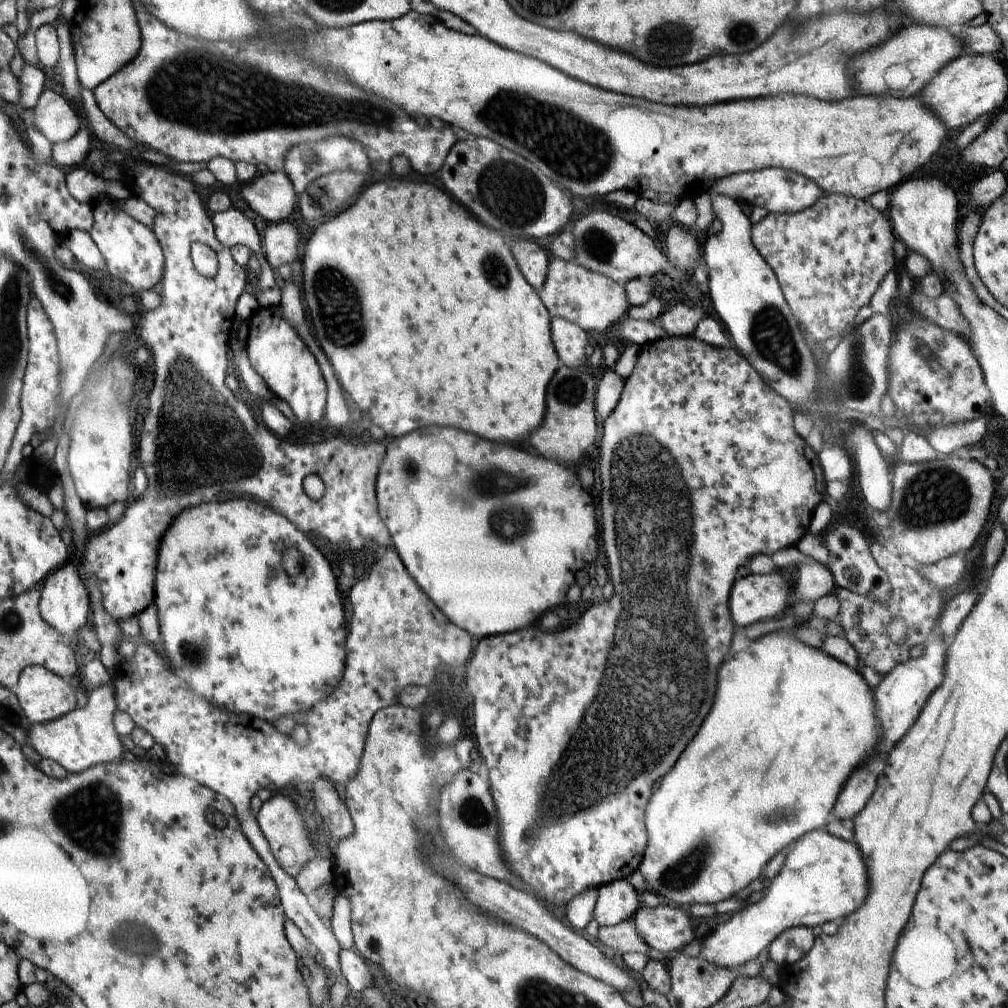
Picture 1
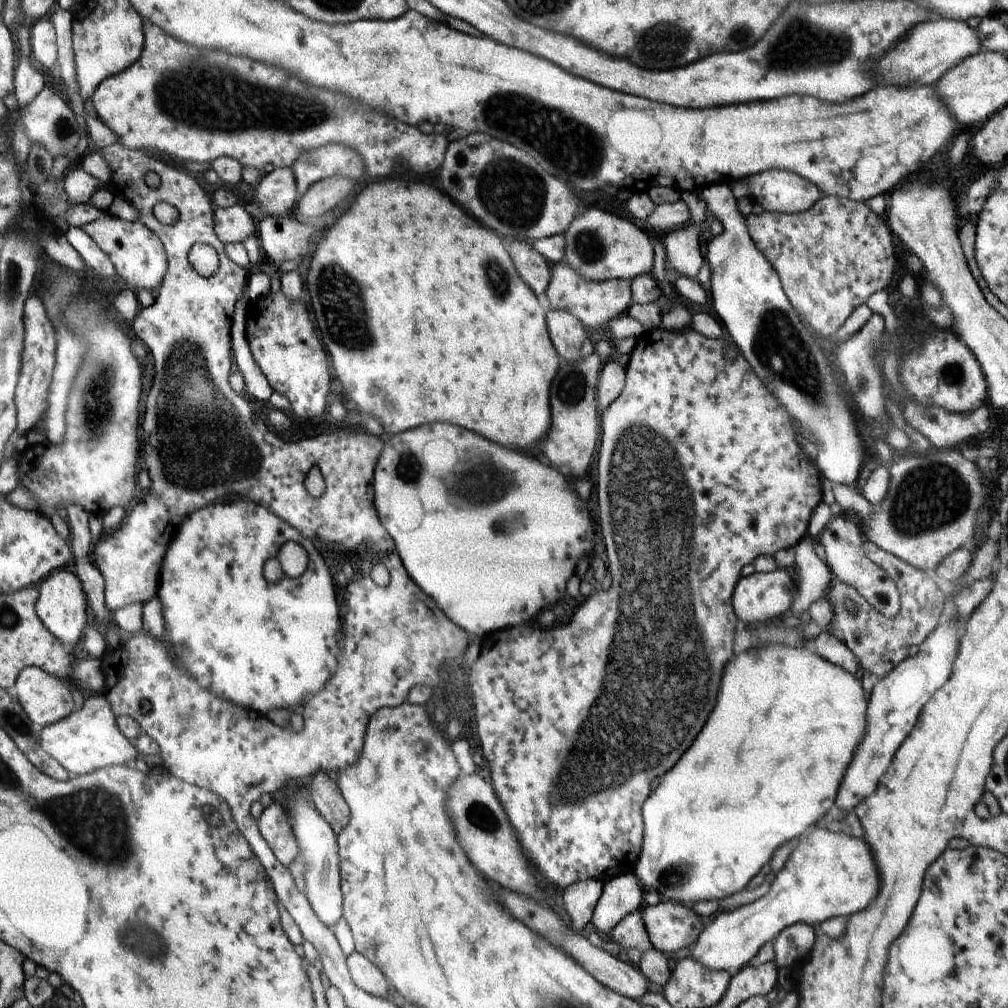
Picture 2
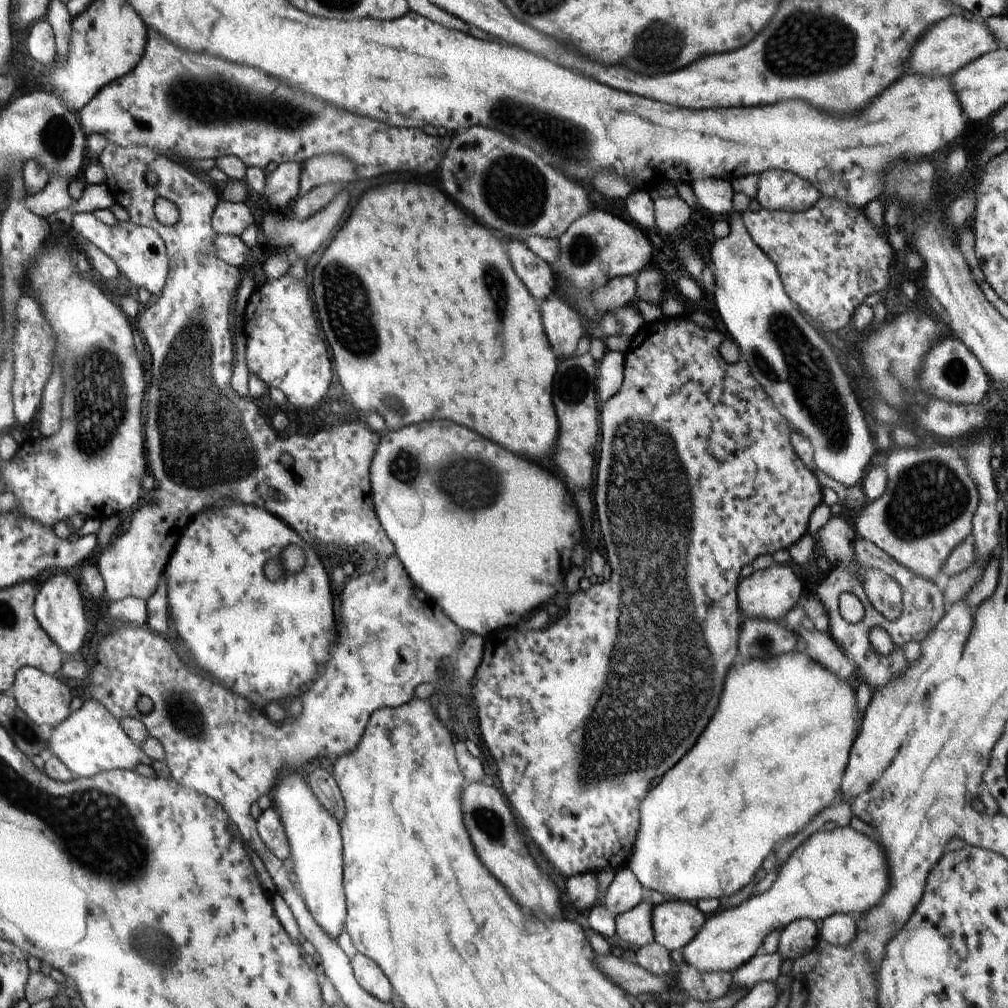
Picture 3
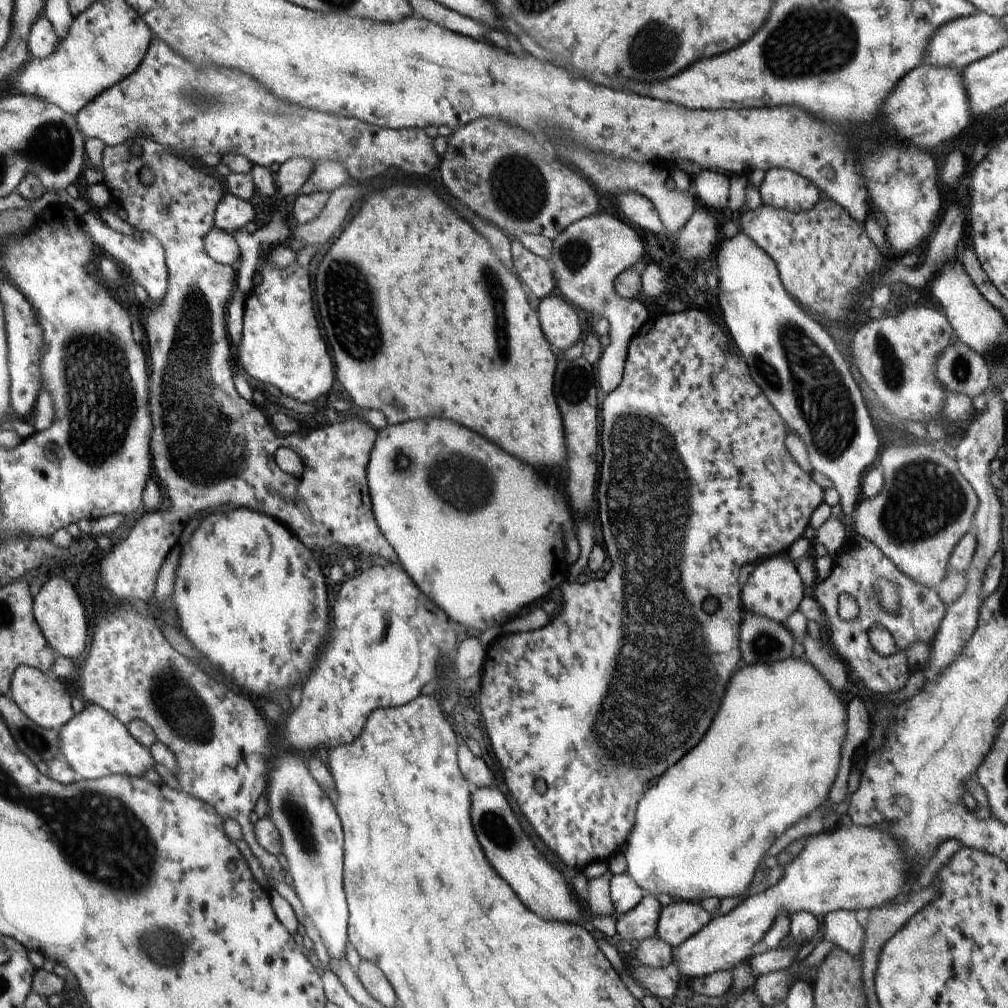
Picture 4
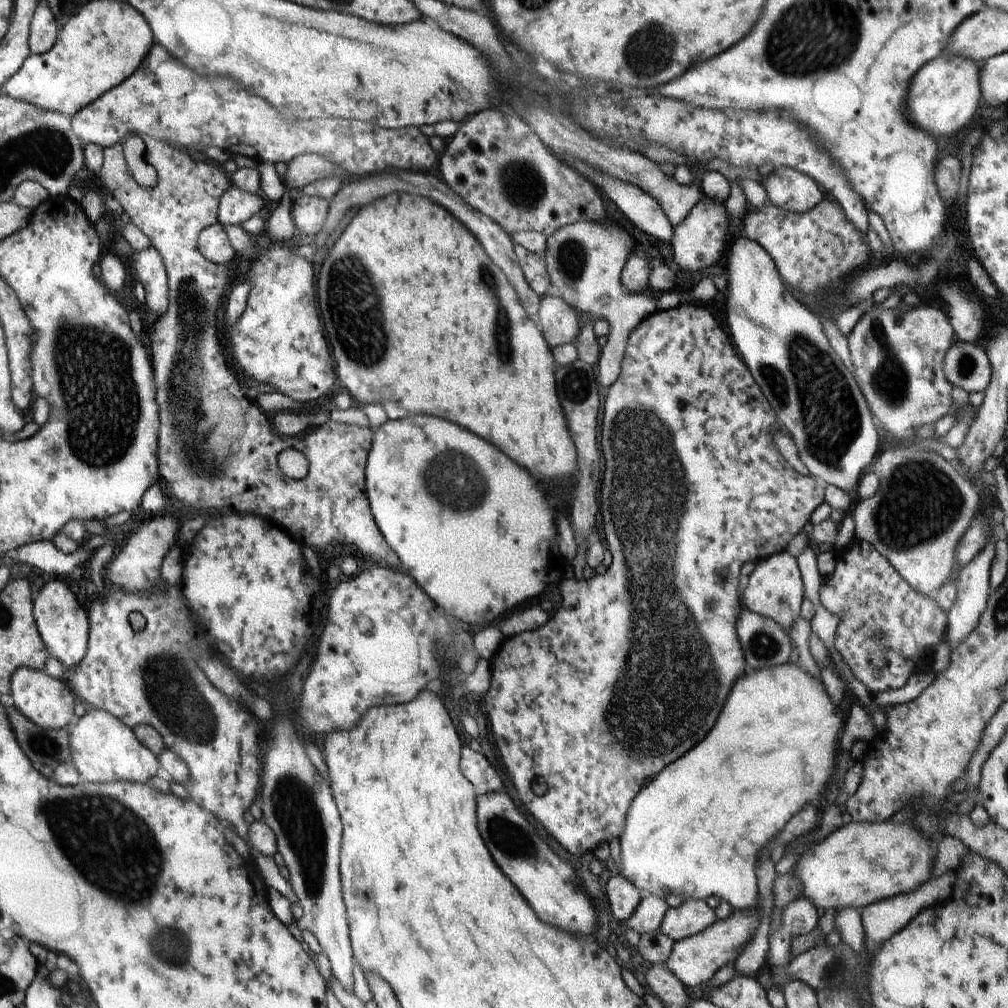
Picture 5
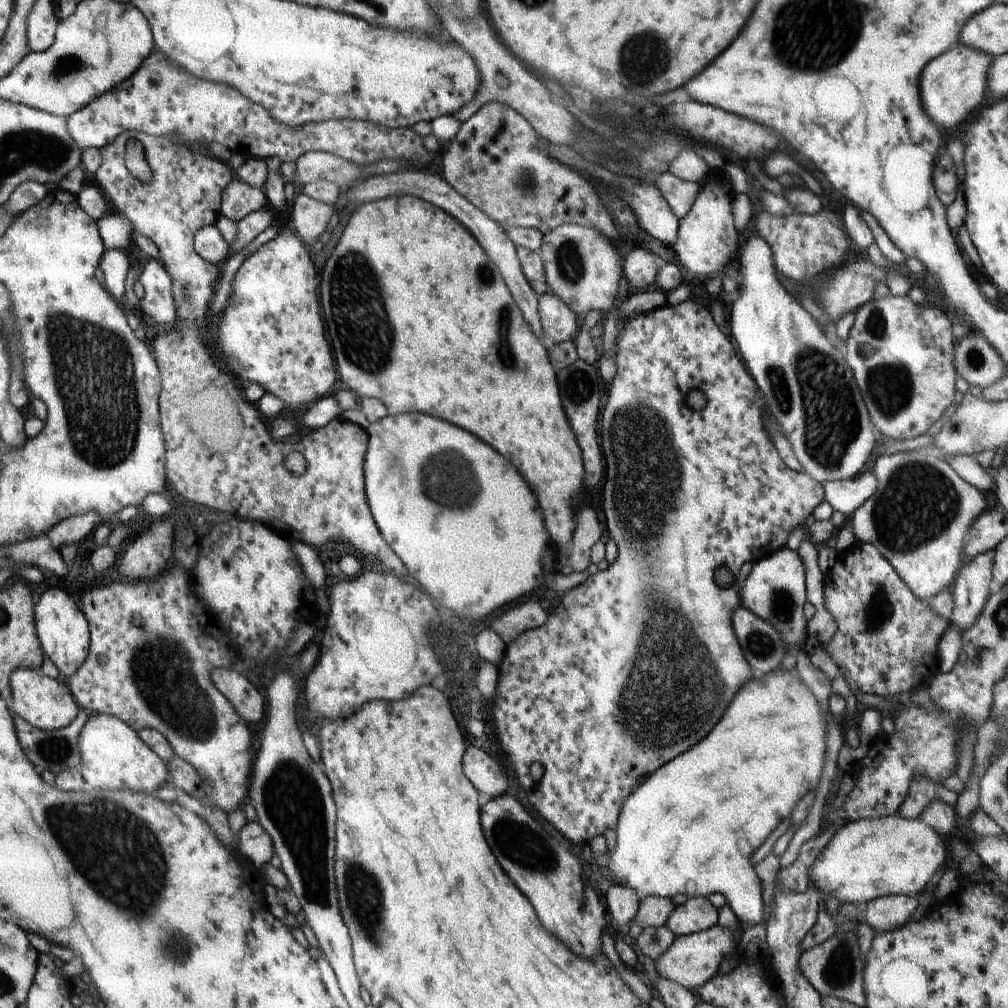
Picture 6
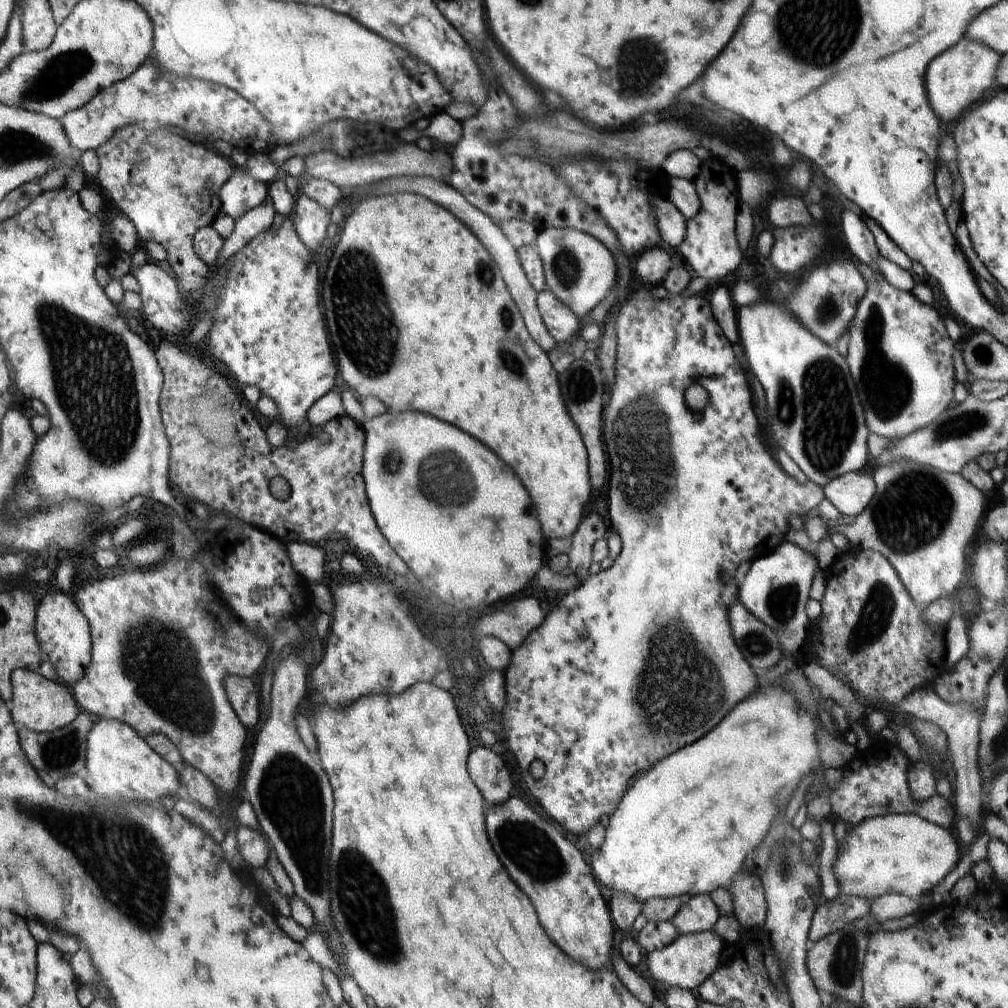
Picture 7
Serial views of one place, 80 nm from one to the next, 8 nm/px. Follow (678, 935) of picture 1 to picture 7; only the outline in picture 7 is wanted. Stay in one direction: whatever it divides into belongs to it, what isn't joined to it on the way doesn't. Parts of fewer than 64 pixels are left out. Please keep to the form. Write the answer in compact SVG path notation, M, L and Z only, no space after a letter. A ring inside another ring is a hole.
M693 893L690 900L682 903L678 912L669 920L680 934L712 931L721 914L710 895Z

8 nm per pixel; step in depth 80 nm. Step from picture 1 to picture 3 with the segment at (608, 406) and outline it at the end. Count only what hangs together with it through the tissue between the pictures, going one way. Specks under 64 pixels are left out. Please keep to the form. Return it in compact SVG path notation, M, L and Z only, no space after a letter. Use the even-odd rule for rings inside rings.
M610 351L597 365L596 383L598 398L606 402L618 394L623 383L625 353Z

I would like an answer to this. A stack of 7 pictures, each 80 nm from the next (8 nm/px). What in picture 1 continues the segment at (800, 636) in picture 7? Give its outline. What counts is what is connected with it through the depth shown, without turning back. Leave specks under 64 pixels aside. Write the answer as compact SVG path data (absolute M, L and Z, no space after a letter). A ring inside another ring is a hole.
M777 571L749 575L735 580L729 596L729 609L734 624L747 627L754 622L779 618L786 608L788 583Z

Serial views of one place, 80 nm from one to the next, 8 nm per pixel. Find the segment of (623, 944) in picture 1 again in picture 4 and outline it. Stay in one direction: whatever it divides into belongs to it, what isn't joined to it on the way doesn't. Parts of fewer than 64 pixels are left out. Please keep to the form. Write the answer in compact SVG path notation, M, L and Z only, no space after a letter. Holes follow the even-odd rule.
M646 896L627 913L616 918L617 934L624 940L649 939L656 936L658 917L663 906L655 896Z

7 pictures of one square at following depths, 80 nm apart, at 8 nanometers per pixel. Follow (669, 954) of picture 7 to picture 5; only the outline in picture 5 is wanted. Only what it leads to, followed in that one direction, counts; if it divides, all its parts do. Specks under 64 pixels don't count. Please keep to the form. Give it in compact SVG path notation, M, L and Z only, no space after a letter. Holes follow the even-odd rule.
M758 895L755 911L732 910L733 912L725 920L718 919L702 932L674 942L672 952L665 963L670 974L674 974L674 978L684 986L701 986L704 982L708 982L722 966L736 962L740 952L754 938L756 928L760 926L761 908L762 901Z

